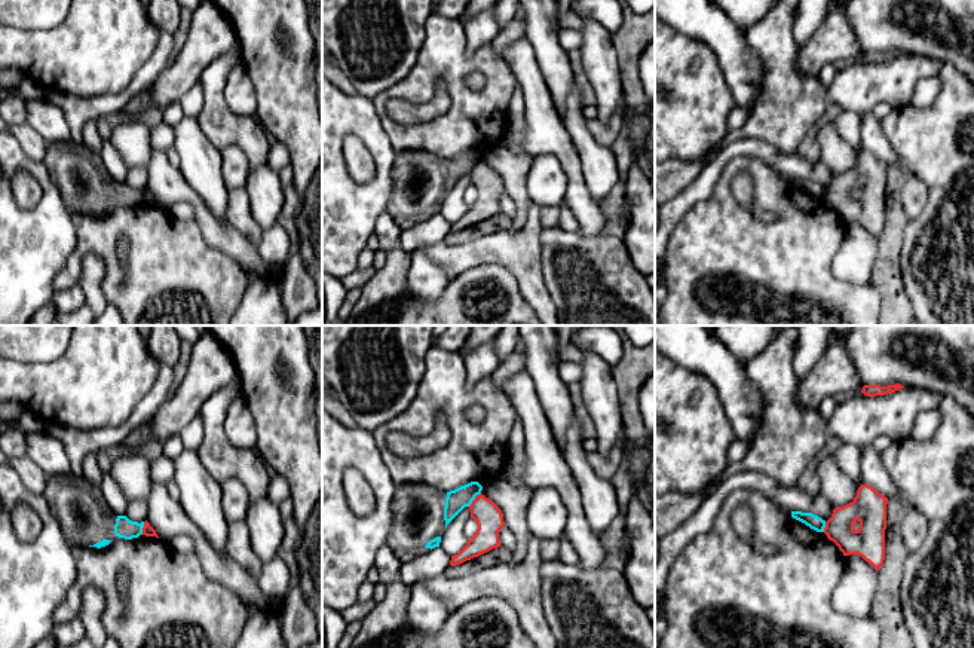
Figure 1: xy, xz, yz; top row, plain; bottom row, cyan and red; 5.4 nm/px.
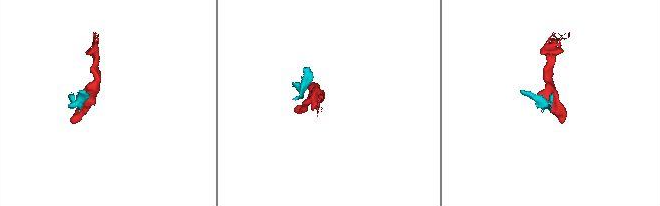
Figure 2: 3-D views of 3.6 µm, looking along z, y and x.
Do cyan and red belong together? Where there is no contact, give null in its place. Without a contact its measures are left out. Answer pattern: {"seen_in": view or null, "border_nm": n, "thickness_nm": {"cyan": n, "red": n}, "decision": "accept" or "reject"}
{"seen_in": "xz", "border_nm": 100, "thickness_nm": {"cyan": 120, "red": 150}, "decision": "reject"}

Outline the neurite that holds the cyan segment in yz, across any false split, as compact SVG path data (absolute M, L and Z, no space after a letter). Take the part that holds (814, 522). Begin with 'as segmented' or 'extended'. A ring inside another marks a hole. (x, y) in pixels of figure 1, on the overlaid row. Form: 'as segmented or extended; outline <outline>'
as segmented; outline M791 511L791 517L805 523L806 526L817 532L824 532L826 520L812 513Z

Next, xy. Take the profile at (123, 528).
extended; outline M71 473L50 479L43 496L70 547L101 548L111 542L111 535L132 540L143 534L144 522L116 516L105 504L99 487Z

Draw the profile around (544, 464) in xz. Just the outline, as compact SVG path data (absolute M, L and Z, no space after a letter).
M526 369L503 383L515 415L524 428L524 470L521 482L527 487L551 486L558 490L567 510L564 538L579 556L578 566L584 571L603 568L606 548L586 522L579 487L561 449L551 431L543 407L537 398L535 382Z

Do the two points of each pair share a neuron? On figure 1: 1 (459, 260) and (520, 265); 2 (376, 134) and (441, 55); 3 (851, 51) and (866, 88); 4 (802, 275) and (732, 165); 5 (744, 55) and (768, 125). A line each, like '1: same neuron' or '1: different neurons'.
1: same neuron
2: different neurons
3: different neurons
4: same neuron
5: different neurons

